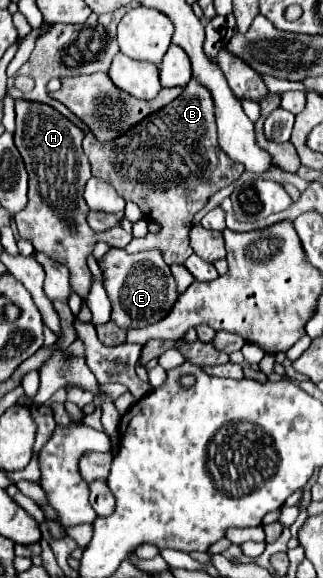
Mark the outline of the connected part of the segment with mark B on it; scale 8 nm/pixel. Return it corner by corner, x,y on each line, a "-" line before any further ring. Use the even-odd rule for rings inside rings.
190,80
184,88
184,94
180,94
170,106
164,106
162,110
150,114
150,118
144,118
130,134
108,142
100,144
92,134
86,134
84,138
84,154
88,156
92,164
92,176
100,176
106,182
110,182
118,194
124,200
134,200
144,216
156,220
162,224
162,232
156,236
144,236
144,238
134,238
126,250
128,252
142,252
142,250
152,250
158,248
164,254
166,264
184,264
184,260
194,252
188,242
188,232
192,226
192,218
198,210
202,210
208,202
208,198
218,192
220,188
232,184
234,180
240,178
244,166
230,160
218,146
216,138
216,120
214,120
214,100
210,90
206,90
198,80
-
130,176
190,176
184,180
130,180

